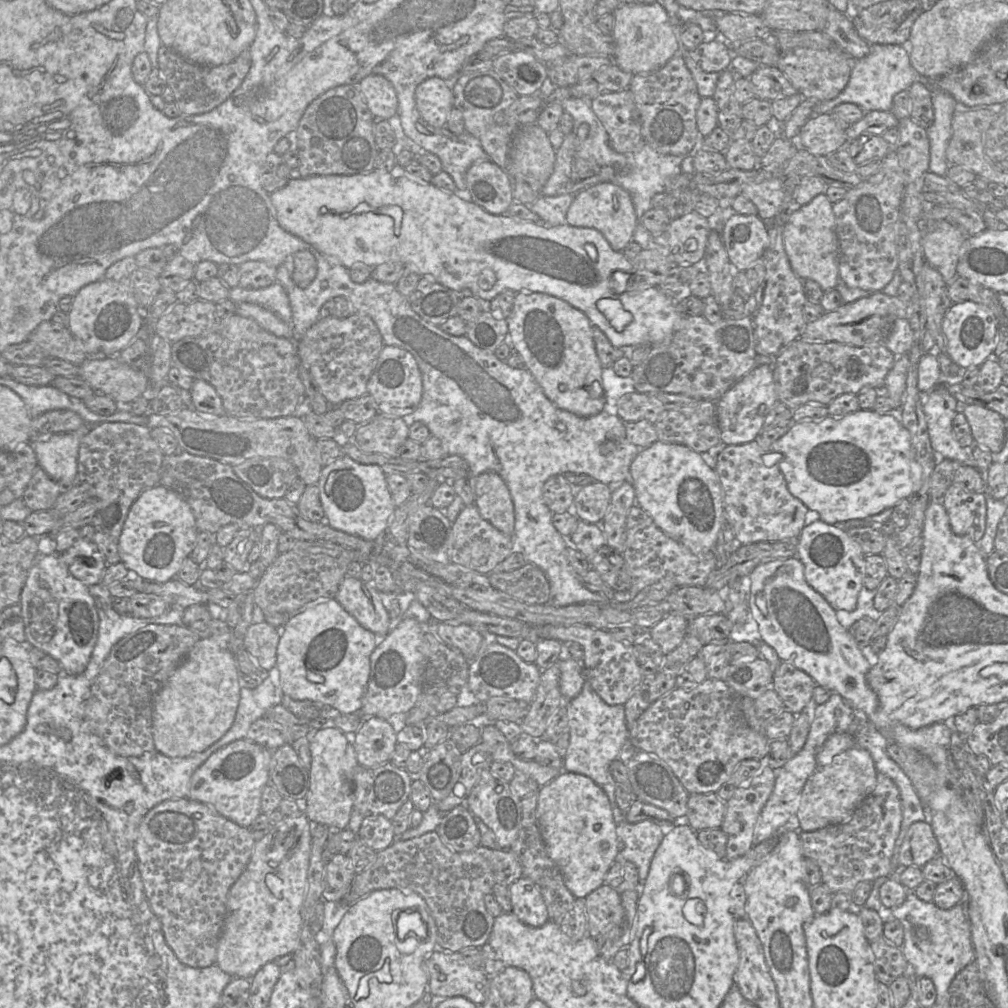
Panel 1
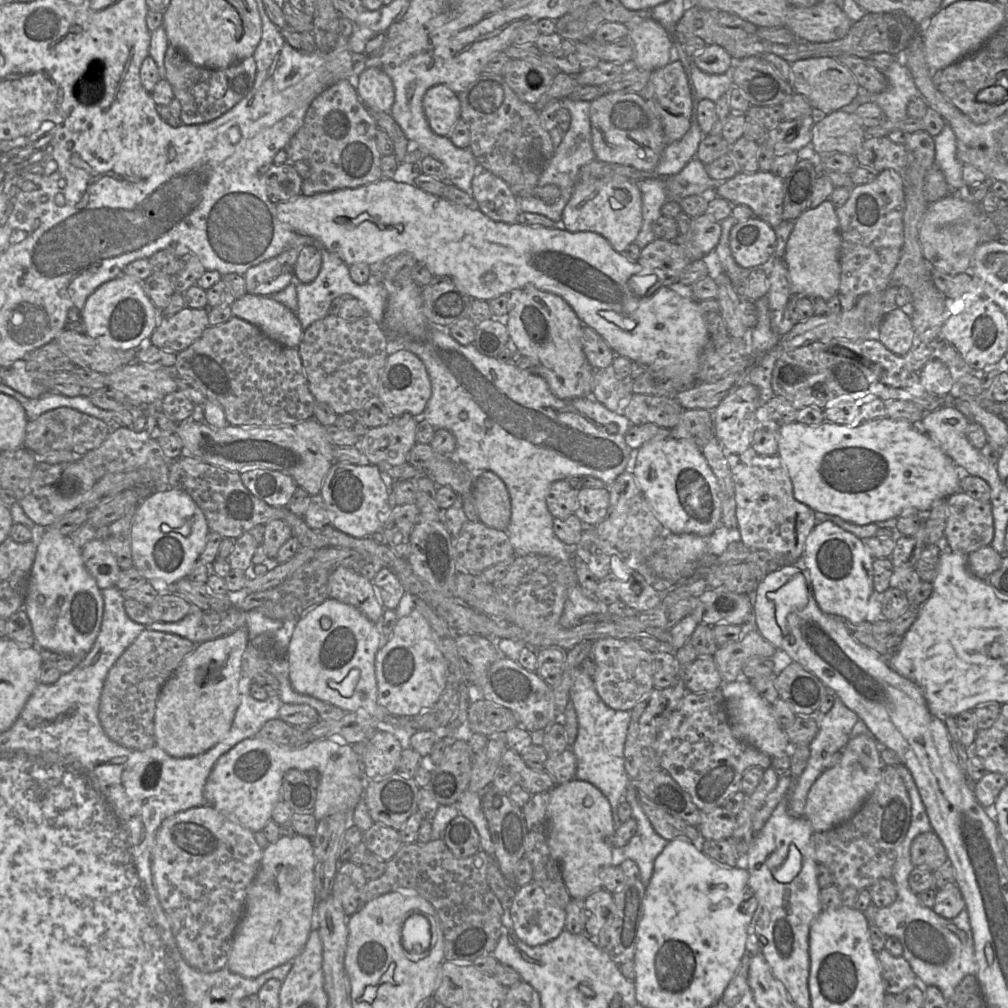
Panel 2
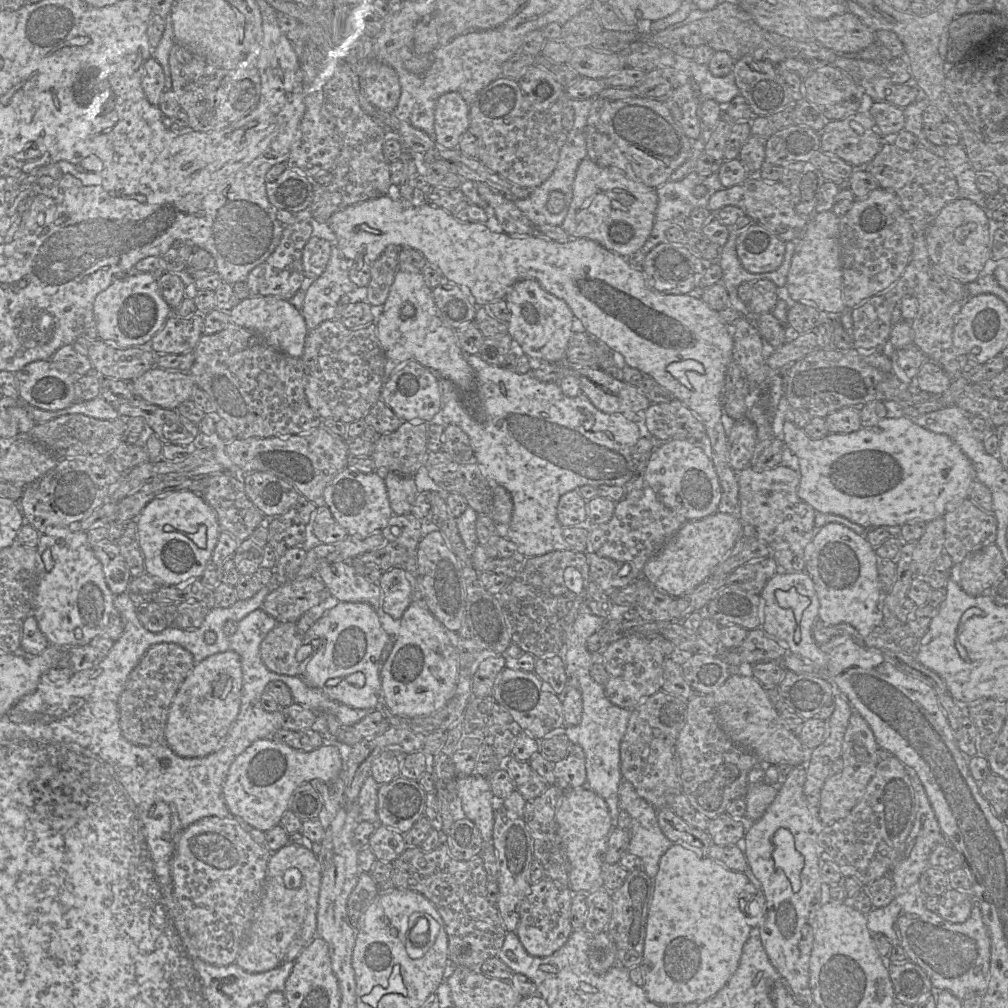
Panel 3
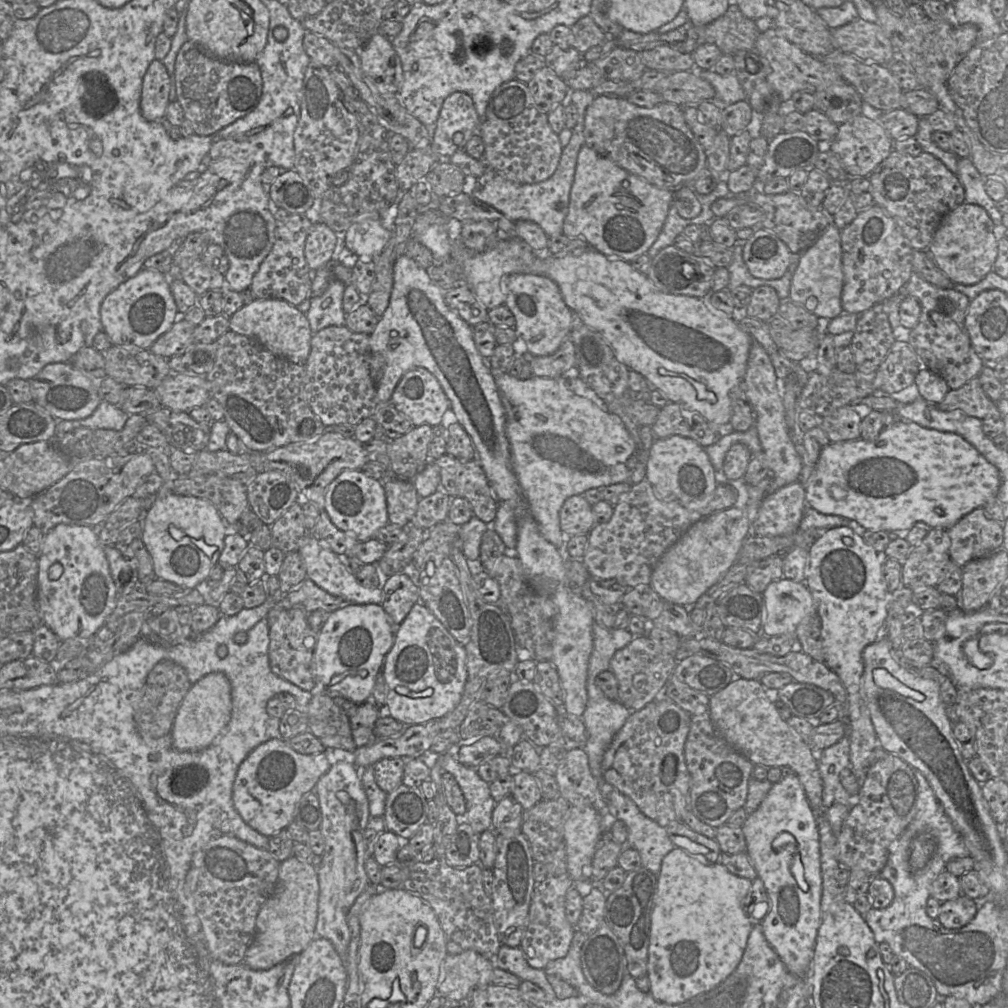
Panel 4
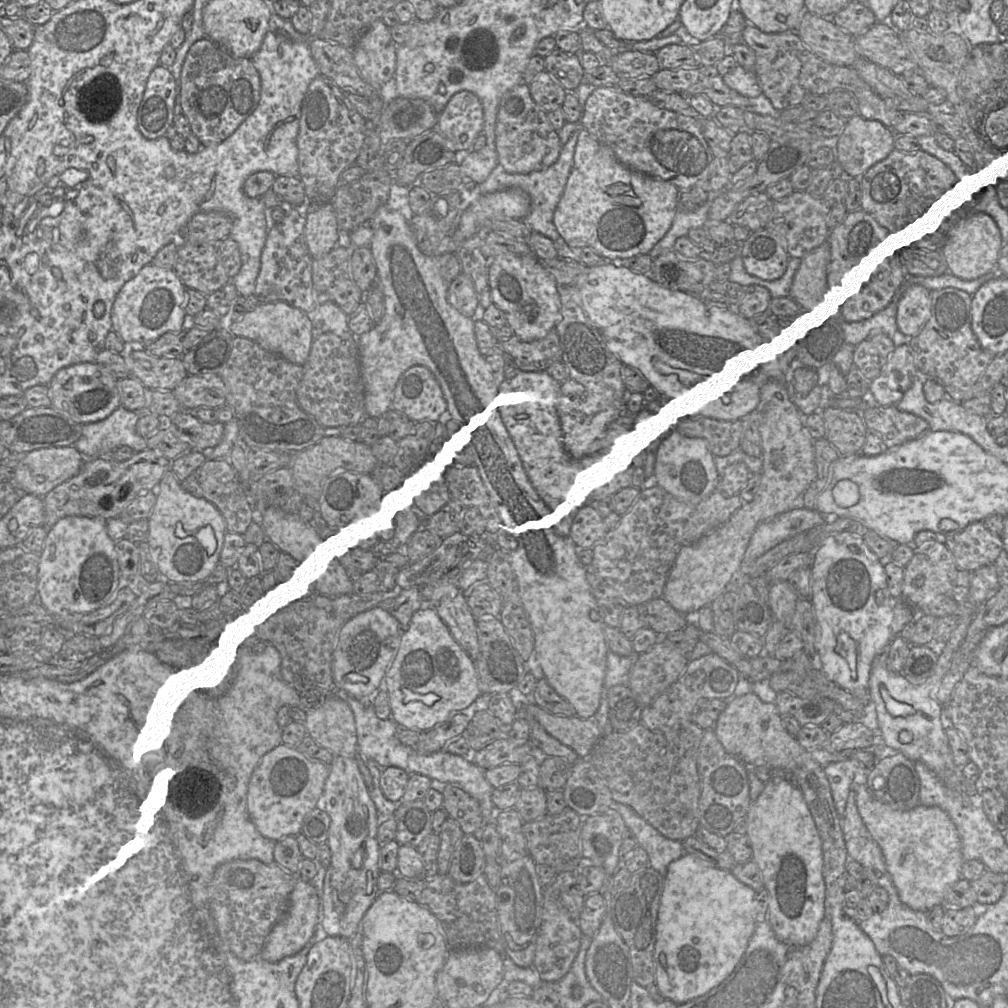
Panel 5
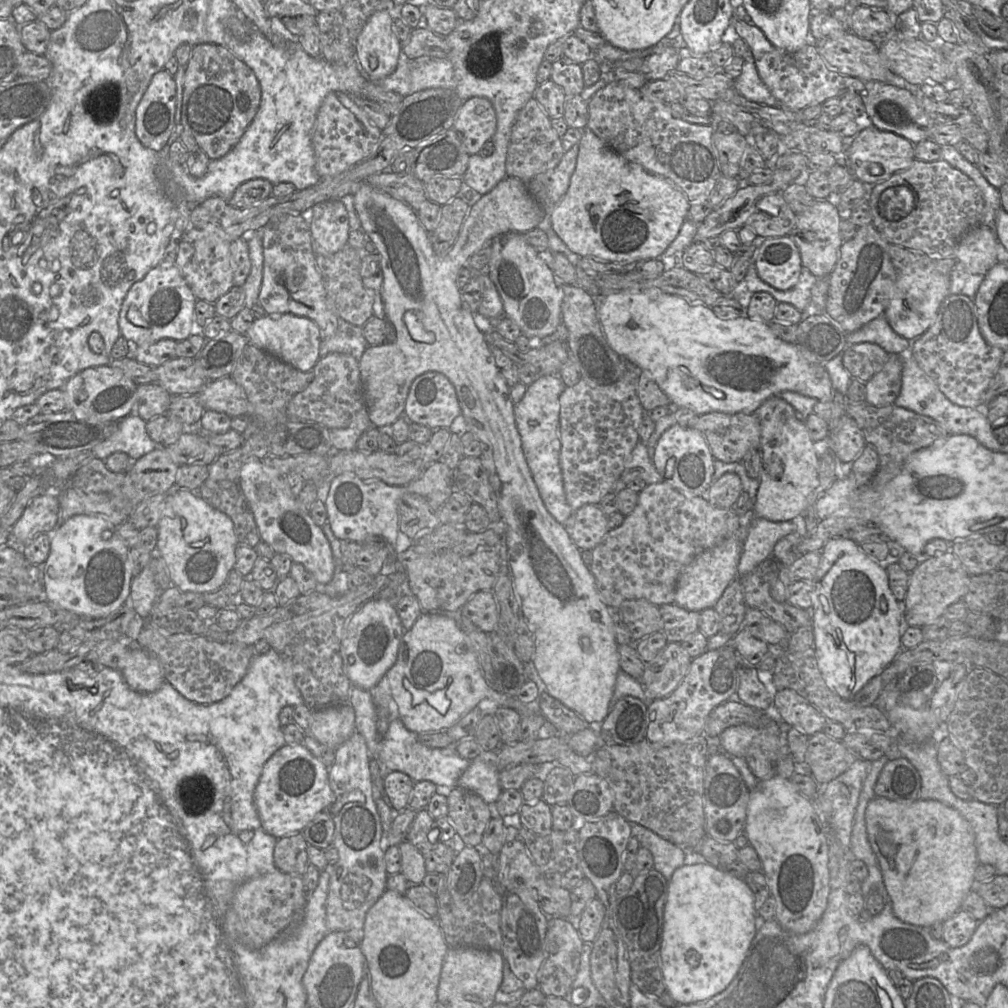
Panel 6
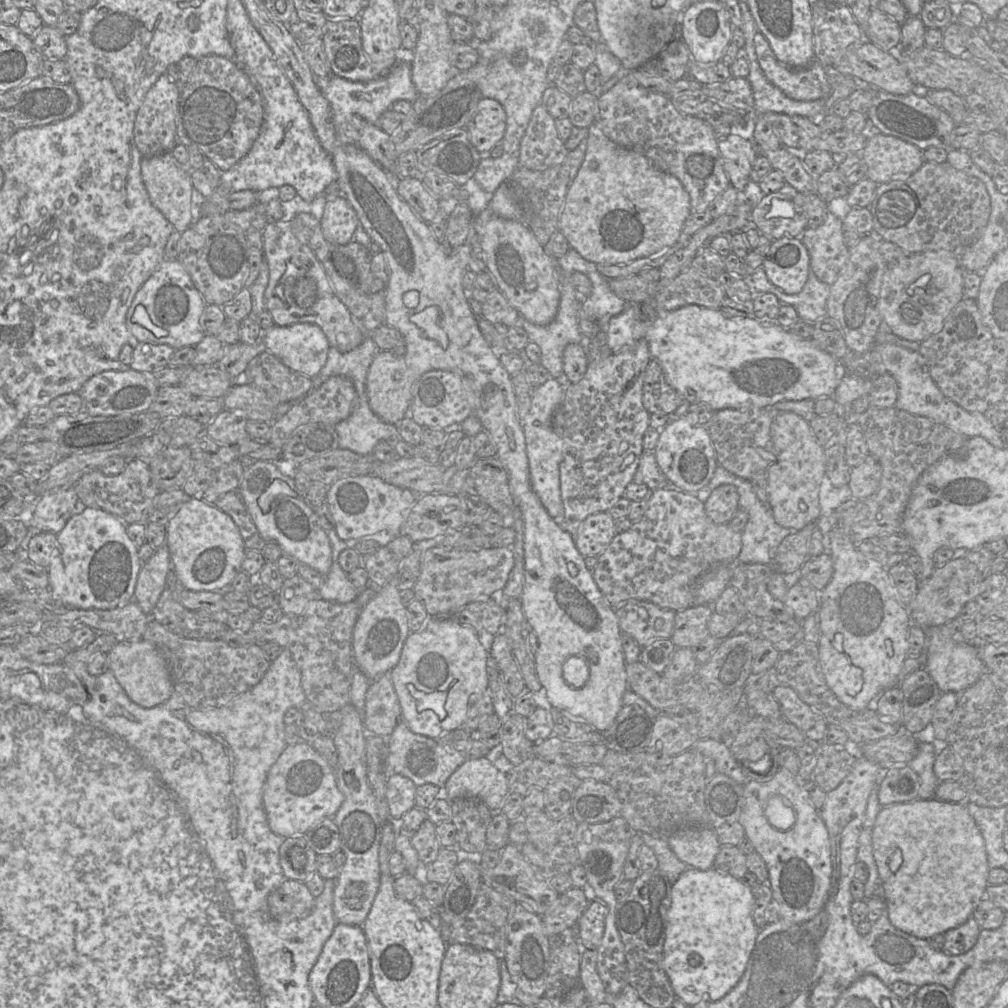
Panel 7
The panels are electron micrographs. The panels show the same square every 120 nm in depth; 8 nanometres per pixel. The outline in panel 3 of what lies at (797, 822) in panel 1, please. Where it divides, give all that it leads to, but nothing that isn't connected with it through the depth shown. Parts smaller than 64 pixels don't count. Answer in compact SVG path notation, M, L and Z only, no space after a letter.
M852 711L842 744L843 769L827 778L820 794L818 818L824 826L846 817L861 800L879 763L878 751L871 728L858 712Z

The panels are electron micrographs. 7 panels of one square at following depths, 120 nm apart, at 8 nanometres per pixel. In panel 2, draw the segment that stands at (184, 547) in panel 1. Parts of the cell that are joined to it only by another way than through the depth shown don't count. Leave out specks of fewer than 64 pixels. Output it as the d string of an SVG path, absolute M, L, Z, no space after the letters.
M157 489L152 491L137 506L131 525L131 552L133 567L147 581L156 581L157 584L175 586L176 583L188 577L195 563L199 560L206 545L206 538L209 533L206 518L193 501L184 491L173 489Z

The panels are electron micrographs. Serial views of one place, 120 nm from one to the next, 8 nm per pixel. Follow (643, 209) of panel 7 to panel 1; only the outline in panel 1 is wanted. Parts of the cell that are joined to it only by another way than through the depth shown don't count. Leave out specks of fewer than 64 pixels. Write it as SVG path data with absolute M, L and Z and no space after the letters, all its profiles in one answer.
M601 182L576 193L566 220L571 226L598 230L614 251L622 251L633 240L638 222L630 194L611 182Z

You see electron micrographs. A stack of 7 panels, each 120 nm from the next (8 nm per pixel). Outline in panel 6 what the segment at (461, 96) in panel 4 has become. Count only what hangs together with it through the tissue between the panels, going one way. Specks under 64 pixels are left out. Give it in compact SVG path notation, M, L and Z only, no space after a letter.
M480 96L463 101L452 126L469 155L478 154L485 142L492 139L496 128L494 107L490 100Z

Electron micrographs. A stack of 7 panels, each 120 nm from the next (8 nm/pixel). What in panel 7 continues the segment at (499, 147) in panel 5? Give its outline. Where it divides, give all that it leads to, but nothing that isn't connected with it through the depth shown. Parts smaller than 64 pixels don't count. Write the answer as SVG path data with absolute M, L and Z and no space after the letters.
M542 104L538 105L521 140L518 167L544 170L560 166L568 152L558 134L555 119Z

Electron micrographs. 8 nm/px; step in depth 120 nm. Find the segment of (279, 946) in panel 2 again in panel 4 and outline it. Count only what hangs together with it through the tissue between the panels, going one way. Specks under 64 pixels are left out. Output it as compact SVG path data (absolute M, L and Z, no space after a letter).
M294 855L282 861L276 888L257 916L254 938L246 952L244 963L254 970L268 970L292 956L299 956L316 937L318 907L317 869Z

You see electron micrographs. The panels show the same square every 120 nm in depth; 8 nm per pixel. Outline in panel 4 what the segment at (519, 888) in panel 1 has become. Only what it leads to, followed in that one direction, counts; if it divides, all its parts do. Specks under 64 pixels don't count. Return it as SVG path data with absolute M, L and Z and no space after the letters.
M569 876L547 877L536 885L533 893L528 924L521 942L528 964L535 969L544 969L551 961L565 957L570 949L576 928L567 920L565 898L567 892L575 886Z

